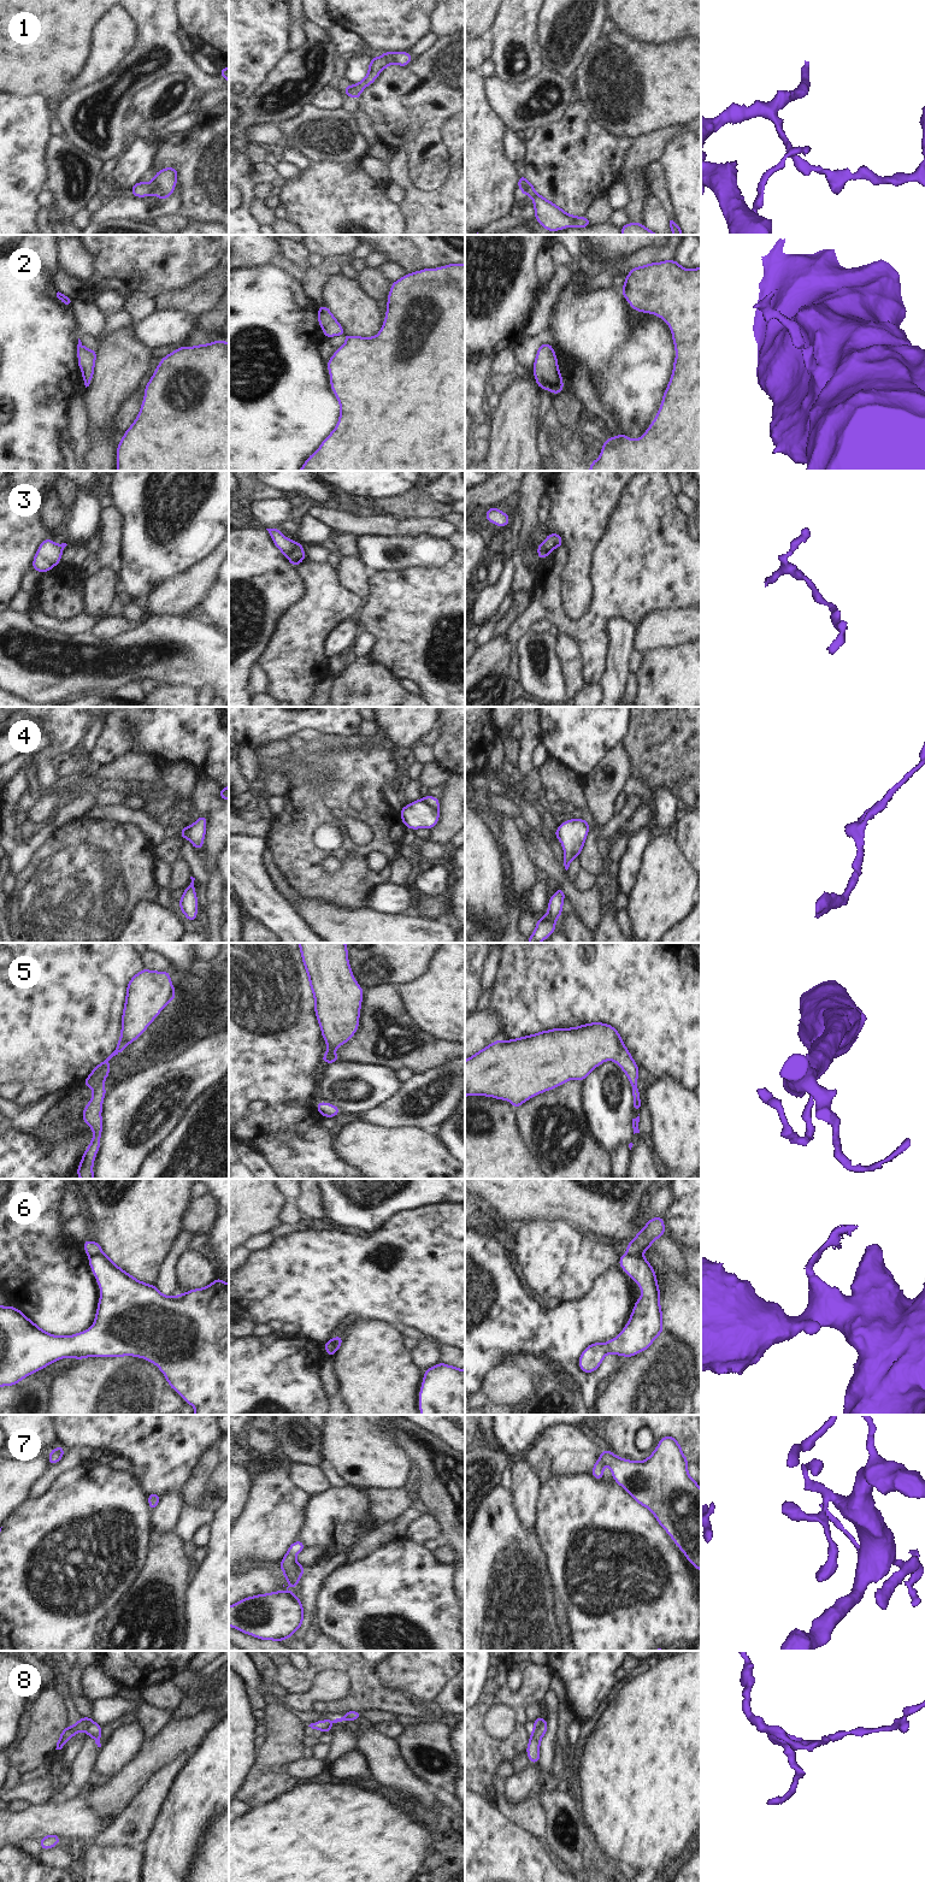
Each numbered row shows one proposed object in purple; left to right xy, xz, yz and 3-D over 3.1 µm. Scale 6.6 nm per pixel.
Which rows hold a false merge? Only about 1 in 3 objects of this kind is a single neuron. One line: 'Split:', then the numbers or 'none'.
Split: 1, 3, 4, 6, 8

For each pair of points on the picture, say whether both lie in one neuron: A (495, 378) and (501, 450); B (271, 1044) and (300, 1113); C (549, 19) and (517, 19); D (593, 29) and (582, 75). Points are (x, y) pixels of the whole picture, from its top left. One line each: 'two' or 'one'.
A: two
B: one
C: two
D: two

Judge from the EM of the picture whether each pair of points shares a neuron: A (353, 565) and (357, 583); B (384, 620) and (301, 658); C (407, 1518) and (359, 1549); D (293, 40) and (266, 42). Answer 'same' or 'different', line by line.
A: same
B: different
C: same
D: different

